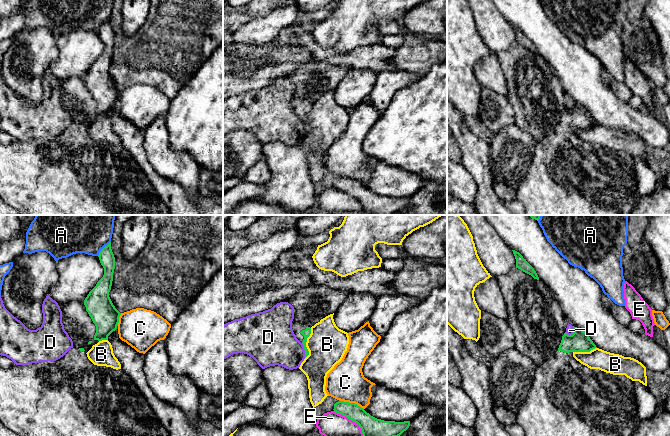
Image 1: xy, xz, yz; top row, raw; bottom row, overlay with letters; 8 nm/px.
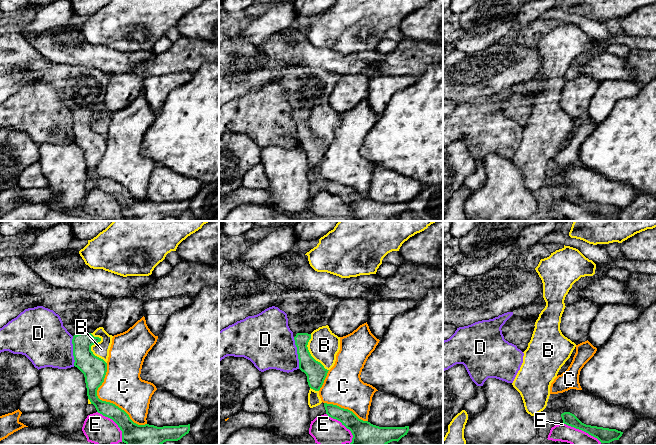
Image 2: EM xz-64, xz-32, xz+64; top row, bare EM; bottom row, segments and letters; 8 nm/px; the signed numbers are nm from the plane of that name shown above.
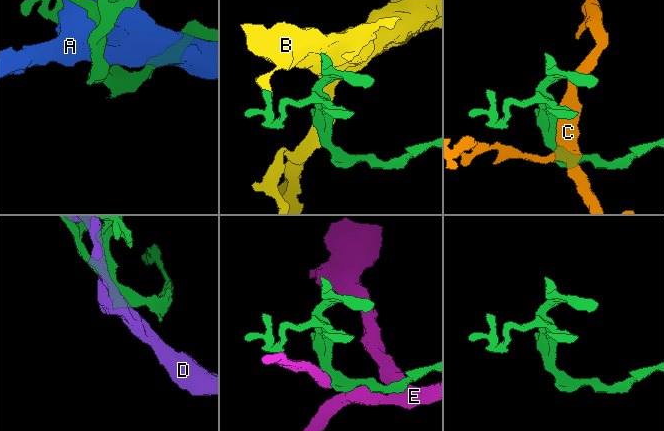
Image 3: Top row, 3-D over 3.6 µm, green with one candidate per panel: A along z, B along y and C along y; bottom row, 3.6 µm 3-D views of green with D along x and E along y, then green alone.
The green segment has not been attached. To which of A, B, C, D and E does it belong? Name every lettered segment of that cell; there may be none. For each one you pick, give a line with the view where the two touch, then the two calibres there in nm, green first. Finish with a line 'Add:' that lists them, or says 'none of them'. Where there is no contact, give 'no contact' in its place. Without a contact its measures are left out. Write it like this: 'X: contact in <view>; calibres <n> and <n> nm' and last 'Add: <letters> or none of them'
Add: none of them

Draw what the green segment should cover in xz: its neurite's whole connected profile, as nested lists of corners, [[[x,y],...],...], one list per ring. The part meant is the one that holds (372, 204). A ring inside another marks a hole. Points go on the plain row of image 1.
[[[327,172],[321,180],[314,183],[317,195],[331,187],[357,199],[364,215],[392,215],[400,212],[410,202],[410,197],[395,198],[377,195],[357,180],[340,177],[331,172]]]

